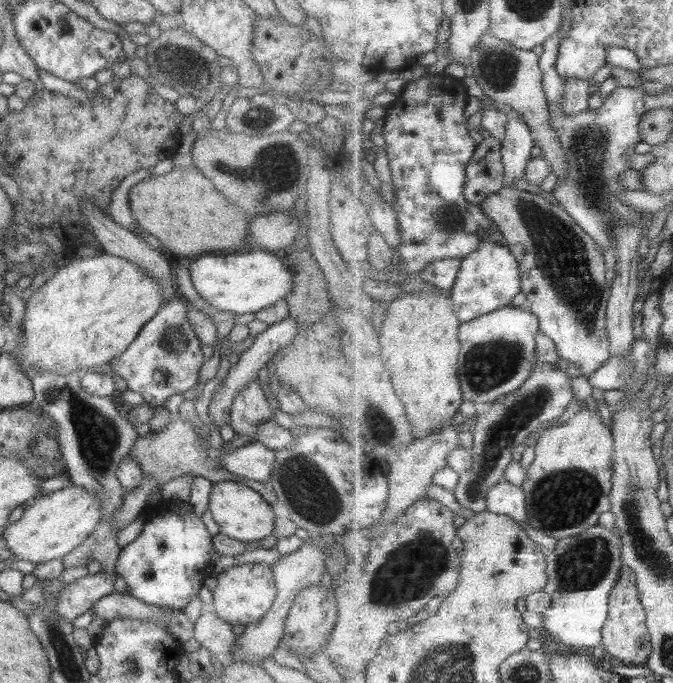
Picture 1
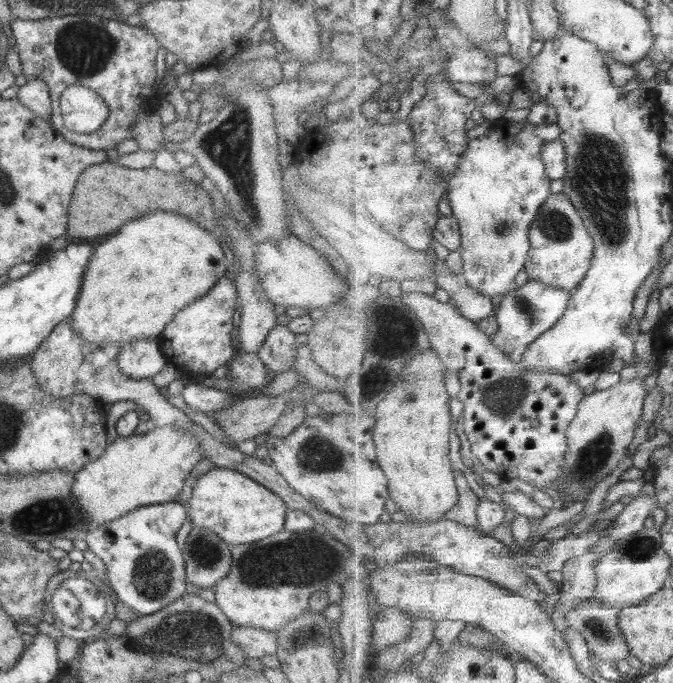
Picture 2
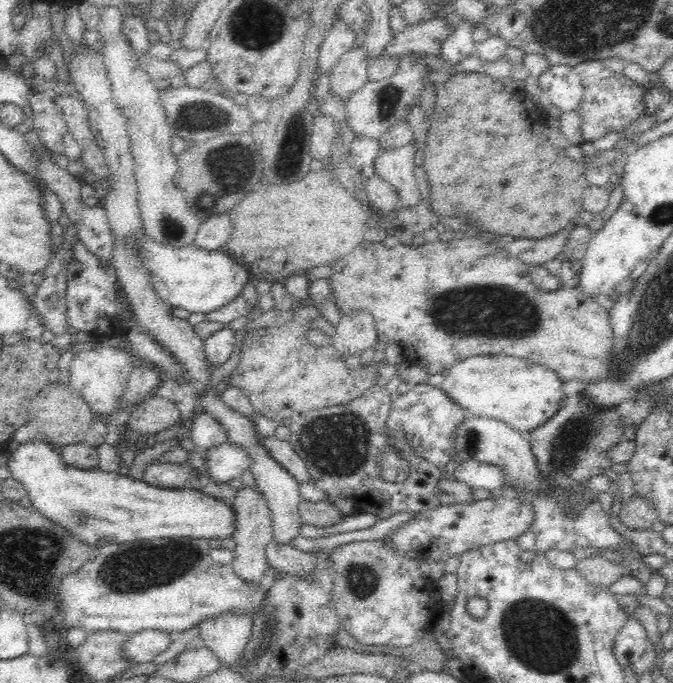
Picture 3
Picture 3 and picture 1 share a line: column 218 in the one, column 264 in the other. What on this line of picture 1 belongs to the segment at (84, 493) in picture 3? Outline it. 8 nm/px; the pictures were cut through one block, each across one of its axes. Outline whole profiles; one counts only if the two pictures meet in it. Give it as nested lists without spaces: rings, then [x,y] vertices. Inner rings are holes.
[[[234,481],[212,483],[208,494],[208,509],[218,525],[218,531],[232,539],[248,543],[272,534],[274,514],[271,506],[255,490]]]

